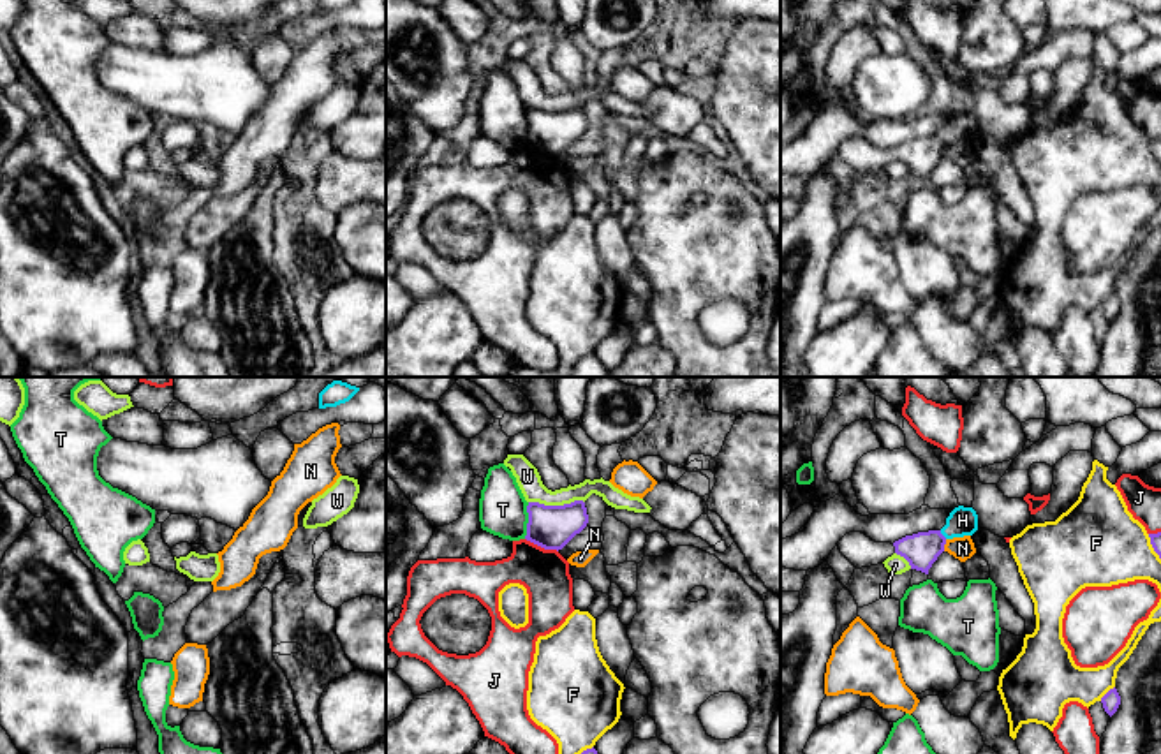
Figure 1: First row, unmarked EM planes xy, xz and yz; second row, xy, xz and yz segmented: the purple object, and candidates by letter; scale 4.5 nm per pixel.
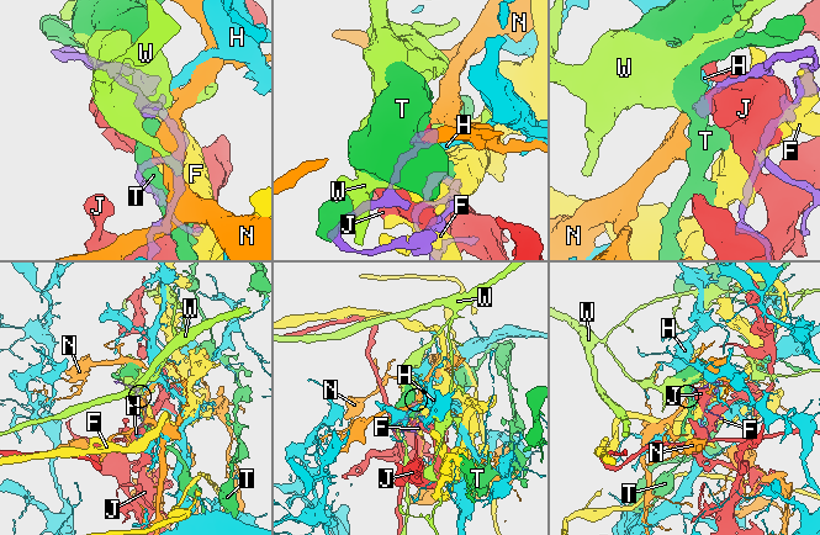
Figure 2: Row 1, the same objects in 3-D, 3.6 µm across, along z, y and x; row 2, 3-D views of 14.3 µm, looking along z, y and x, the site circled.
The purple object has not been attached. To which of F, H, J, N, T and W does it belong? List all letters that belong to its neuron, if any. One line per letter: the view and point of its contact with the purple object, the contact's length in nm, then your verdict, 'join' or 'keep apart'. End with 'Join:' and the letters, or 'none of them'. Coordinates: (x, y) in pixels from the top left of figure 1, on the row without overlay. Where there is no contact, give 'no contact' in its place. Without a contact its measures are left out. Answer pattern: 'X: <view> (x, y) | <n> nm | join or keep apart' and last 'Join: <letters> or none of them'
F: yz (1107, 298) | 100 nm | keep apart
H: yz (941, 140) | 50 nm | keep apart
J: xz (541, 152) | 170 nm | keep apart
N: yz (945, 148) | 60 nm | keep apart
T: xz (529, 125) | 170 nm | keep apart
W: xz (557, 111) | 260 nm | keep apart
Join: none of them

